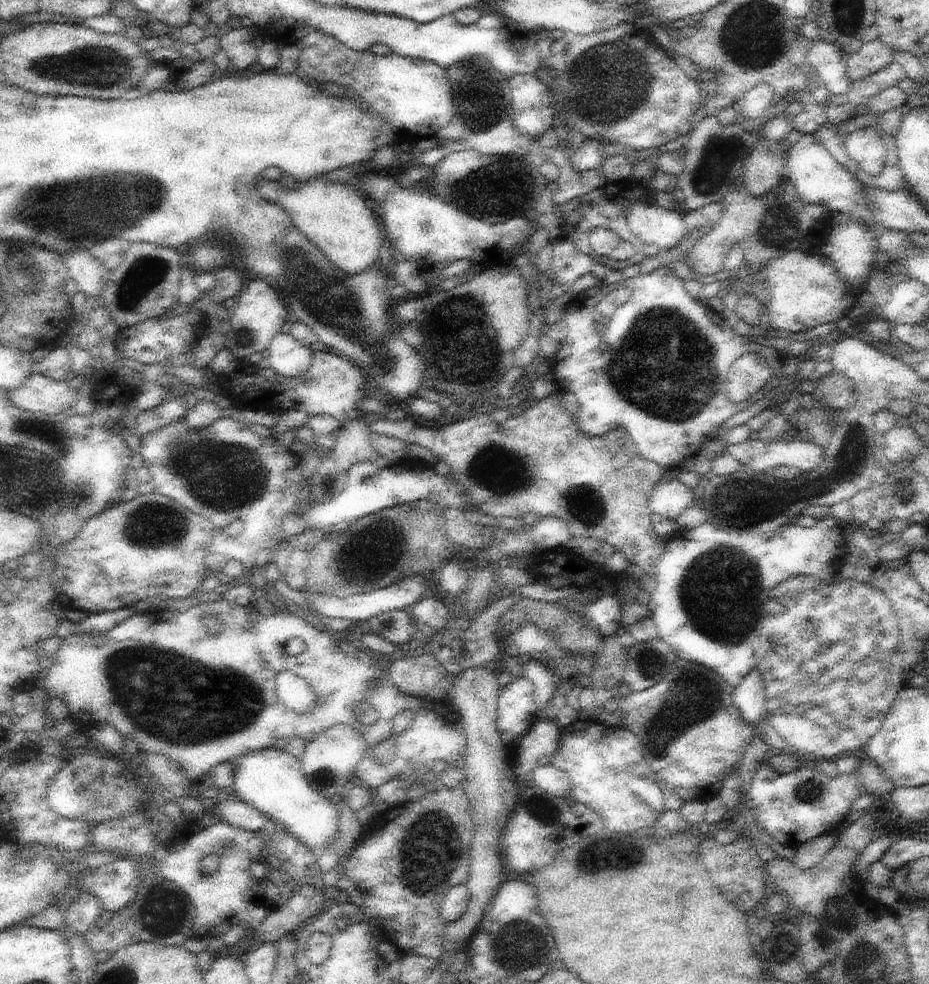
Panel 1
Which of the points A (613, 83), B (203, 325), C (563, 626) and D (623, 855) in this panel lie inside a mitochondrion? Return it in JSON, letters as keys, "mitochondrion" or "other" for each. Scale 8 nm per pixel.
{"A":"mitochondrion","B":"other","C":"mitochondrion","D":"mitochondrion"}

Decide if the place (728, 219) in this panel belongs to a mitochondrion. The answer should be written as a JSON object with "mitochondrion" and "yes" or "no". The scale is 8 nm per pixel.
{"mitochondrion":"no"}

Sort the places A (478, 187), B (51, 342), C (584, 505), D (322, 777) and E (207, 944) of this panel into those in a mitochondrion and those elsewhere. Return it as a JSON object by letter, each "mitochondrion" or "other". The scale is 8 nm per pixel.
{"A":"mitochondrion","B":"other","C":"mitochondrion","D":"mitochondrion","E":"other"}

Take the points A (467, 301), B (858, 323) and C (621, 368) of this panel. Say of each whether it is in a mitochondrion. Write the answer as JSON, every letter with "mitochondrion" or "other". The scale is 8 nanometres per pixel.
{"A":"mitochondrion","B":"other","C":"mitochondrion"}

